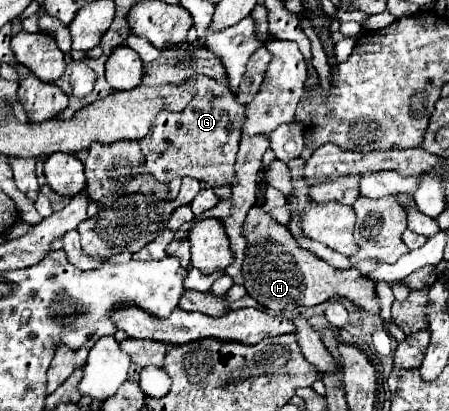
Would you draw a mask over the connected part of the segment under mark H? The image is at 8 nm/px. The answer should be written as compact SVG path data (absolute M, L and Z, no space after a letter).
M255 205L245 221L243 237L247 239L243 259L243 279L247 293L269 311L295 311L299 307L313 307L329 299L343 297L357 305L361 311L379 315L379 301L375 295L375 283L361 275L357 269L335 269L329 263L317 259L313 253L301 249L289 229L271 219L263 207Z

